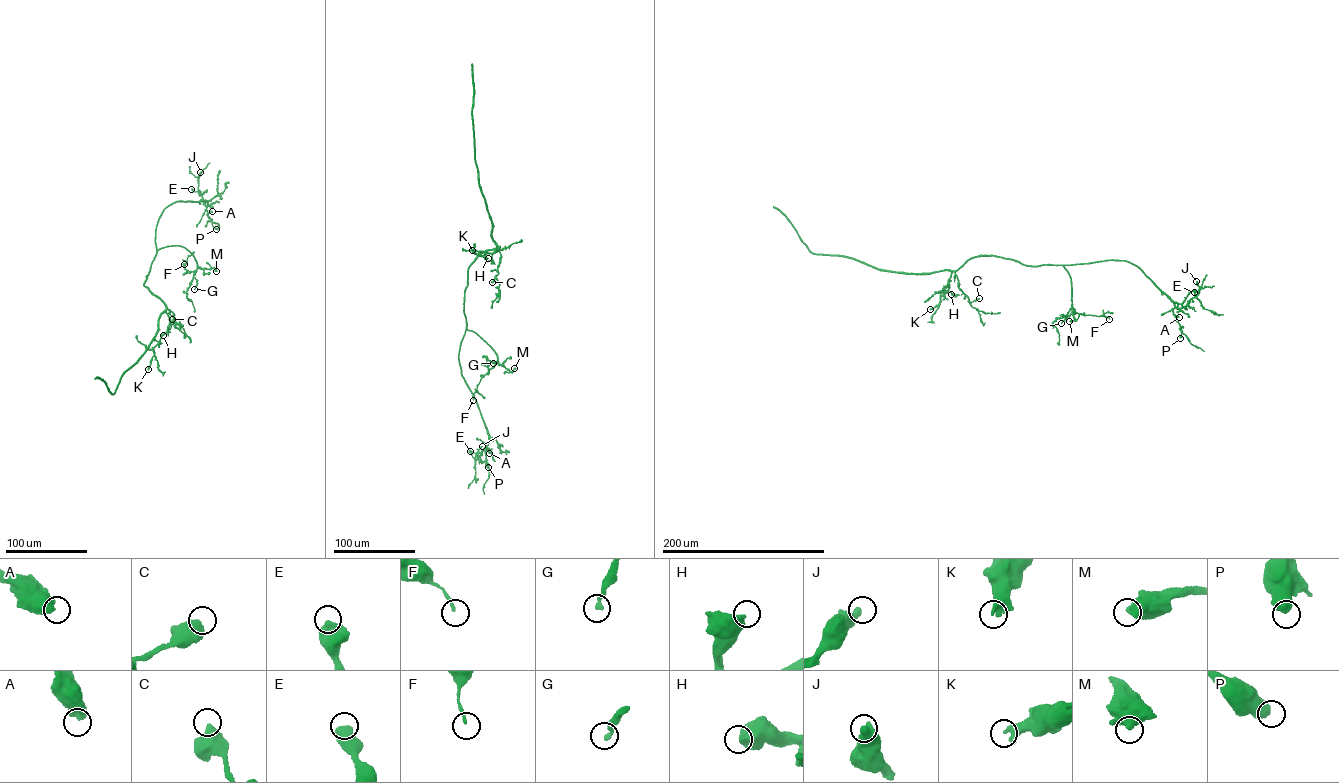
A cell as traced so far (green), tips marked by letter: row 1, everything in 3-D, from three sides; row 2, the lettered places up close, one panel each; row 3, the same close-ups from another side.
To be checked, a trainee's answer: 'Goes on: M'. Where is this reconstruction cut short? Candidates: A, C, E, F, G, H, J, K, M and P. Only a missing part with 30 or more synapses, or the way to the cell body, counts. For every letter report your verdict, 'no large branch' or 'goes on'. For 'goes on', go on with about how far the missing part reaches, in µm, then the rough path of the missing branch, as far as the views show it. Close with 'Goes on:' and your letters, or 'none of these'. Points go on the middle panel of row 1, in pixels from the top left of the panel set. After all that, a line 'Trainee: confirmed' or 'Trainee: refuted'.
A: no large branch
C: no large branch
E: no large branch
F: no large branch
G: no large branch
H: no large branch
J: goes on; about 25 µm are missing
K: no large branch
M: no large branch
P: no large branch
Goes on: J
Trainee: refuted

